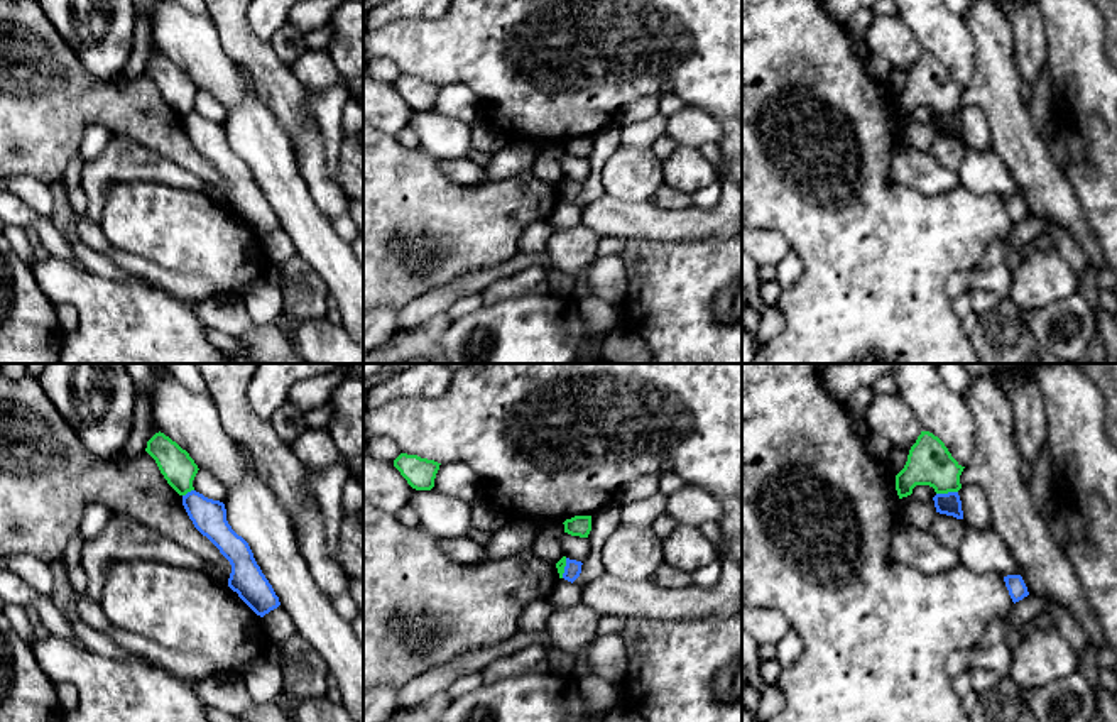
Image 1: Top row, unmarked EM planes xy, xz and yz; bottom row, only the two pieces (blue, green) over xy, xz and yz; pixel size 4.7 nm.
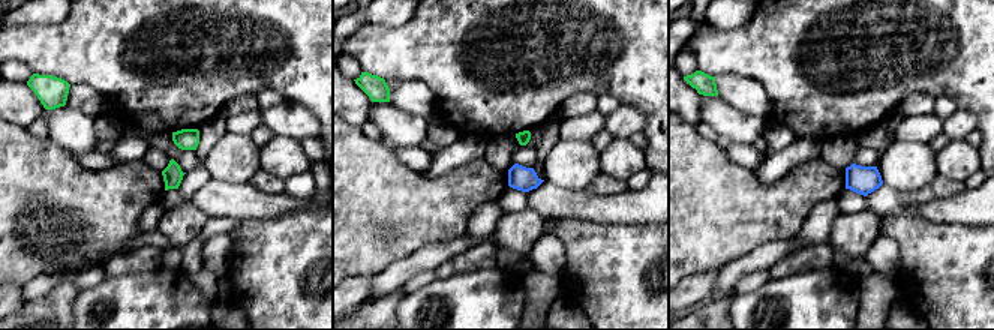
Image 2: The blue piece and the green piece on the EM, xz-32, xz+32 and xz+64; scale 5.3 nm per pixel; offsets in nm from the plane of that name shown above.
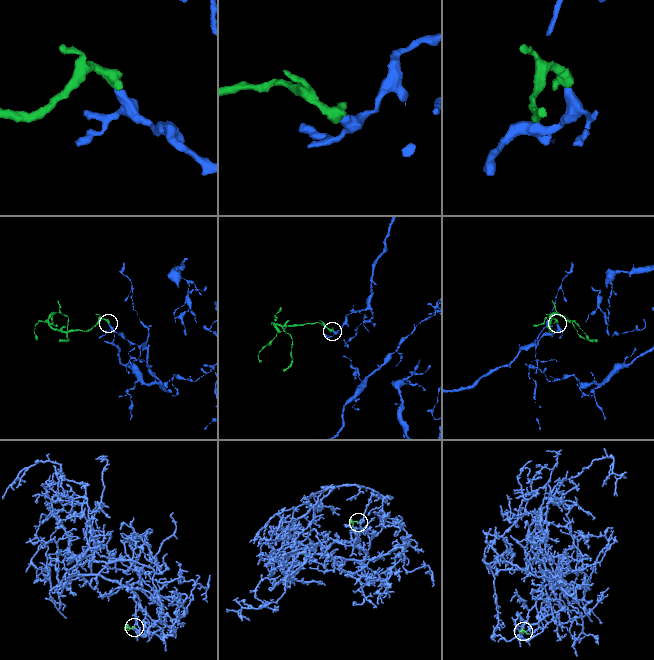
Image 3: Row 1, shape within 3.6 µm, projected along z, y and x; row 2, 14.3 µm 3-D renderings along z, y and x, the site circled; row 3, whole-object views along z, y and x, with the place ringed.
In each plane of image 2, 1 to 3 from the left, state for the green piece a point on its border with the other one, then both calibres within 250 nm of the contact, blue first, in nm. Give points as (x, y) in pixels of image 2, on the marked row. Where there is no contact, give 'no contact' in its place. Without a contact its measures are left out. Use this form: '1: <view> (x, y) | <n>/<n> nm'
1: no contact
2: no contact
3: no contact

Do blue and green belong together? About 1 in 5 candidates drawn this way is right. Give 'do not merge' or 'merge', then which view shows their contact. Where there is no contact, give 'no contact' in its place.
do not merge; meets blue in yz

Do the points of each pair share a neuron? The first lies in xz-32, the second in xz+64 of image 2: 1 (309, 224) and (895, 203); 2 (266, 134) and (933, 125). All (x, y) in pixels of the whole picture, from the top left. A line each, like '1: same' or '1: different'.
1: different
2: different

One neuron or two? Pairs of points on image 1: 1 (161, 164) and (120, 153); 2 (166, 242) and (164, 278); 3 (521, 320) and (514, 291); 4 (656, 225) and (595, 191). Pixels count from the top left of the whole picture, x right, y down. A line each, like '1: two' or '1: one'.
1: one
2: two
3: two
4: two

